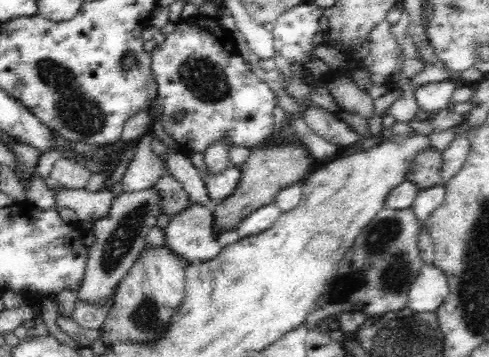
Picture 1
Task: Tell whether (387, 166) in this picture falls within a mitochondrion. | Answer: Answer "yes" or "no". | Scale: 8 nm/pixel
no

